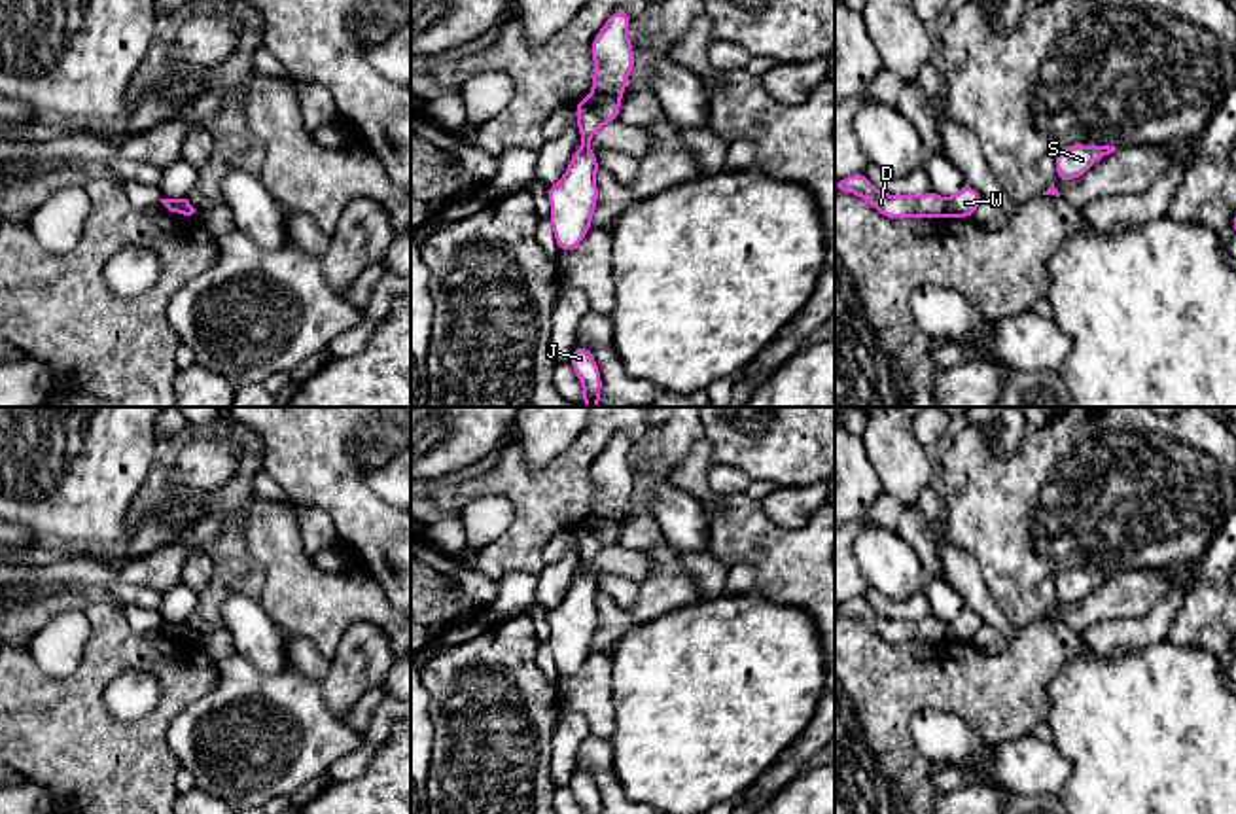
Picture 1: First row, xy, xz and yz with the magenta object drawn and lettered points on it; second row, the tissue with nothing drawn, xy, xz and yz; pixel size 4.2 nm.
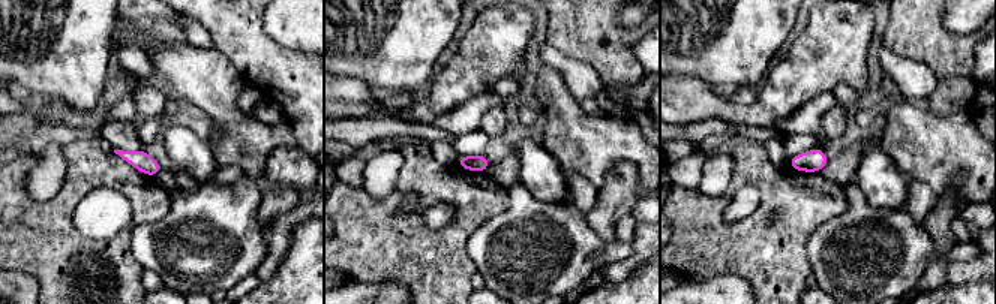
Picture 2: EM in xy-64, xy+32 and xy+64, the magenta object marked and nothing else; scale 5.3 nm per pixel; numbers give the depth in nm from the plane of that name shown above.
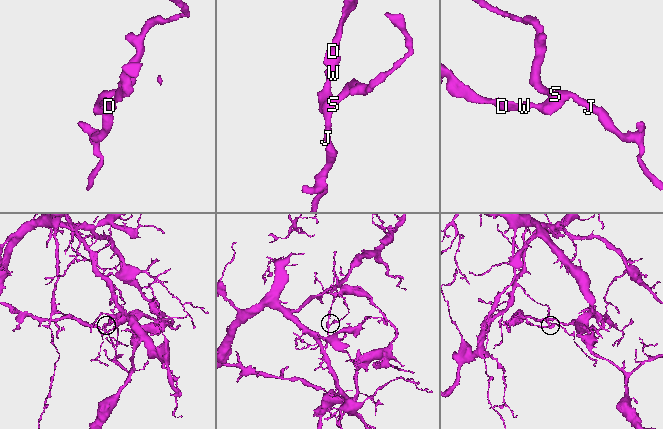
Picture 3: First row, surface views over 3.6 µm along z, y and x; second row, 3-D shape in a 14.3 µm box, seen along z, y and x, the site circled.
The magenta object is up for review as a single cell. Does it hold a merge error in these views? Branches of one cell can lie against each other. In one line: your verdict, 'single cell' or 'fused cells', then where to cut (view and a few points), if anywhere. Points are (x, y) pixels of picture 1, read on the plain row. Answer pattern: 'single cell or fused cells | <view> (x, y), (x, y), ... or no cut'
fused cells | xz (595, 515), (619, 523)

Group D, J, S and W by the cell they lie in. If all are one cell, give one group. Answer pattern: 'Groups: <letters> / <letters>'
Groups: D / J S W

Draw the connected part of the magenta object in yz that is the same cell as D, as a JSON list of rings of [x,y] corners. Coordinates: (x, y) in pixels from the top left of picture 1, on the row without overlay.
[[[865,596],[848,598],[835,608],[835,615],[844,615],[863,621],[874,634],[884,642],[903,644],[903,642],[943,642],[946,634],[946,623],[937,619],[933,613],[924,619],[890,619],[878,615]]]

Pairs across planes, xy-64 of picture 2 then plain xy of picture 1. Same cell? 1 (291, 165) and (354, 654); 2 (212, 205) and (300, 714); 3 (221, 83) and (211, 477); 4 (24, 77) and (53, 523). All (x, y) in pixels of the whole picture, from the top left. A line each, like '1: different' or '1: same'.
1: same
2: same
3: different
4: same

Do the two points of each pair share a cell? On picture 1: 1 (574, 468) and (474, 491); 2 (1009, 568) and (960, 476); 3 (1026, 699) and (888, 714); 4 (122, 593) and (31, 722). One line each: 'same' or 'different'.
1: same
2: same
3: same
4: different

